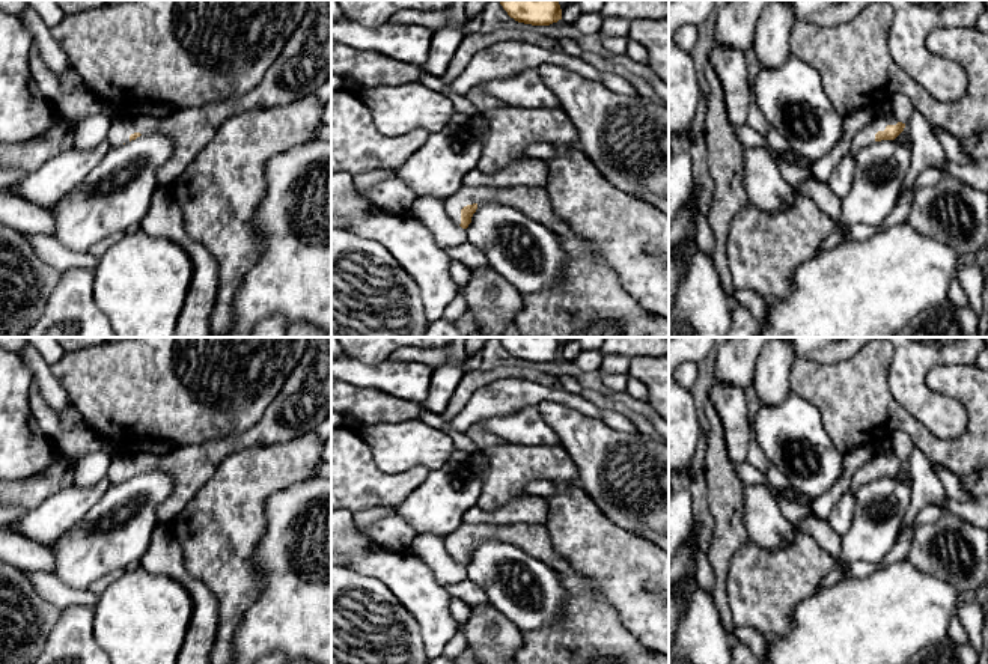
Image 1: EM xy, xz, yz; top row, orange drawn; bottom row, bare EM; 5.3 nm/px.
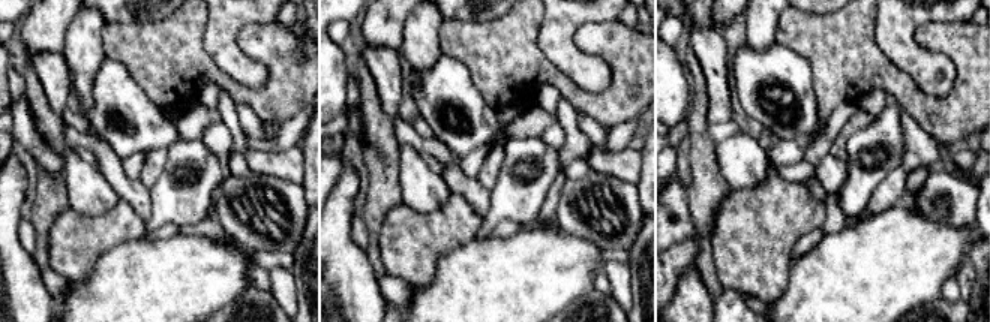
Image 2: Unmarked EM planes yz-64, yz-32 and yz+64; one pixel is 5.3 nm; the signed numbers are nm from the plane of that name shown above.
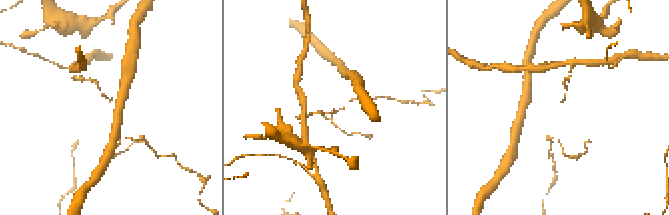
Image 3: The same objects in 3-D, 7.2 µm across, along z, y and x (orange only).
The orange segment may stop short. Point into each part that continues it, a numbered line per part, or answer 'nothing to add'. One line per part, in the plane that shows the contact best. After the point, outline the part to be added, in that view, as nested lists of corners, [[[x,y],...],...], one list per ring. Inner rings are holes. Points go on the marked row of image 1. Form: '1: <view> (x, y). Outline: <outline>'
nothing to add

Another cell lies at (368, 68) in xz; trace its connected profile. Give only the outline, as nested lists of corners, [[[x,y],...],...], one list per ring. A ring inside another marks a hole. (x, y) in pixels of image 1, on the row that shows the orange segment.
[[[331,39],[331,74],[352,77],[360,87],[396,86],[419,80],[423,68]]]

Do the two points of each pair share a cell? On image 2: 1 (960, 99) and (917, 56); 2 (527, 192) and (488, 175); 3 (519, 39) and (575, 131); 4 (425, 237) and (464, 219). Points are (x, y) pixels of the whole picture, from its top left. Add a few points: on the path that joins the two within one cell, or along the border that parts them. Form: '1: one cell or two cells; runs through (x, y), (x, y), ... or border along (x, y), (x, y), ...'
1: two cells; border along (945, 54), (954, 66), (954, 83), (936, 98)
2: two cells; border along (503, 147), (503, 168), (489, 190)
3: two cells; border along (561, 96), (576, 110)
4: one cell; runs through (434, 234), (455, 223)

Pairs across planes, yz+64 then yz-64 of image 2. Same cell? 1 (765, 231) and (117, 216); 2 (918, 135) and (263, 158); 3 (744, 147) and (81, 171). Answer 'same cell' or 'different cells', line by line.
1: same cell
2: different cells
3: same cell

